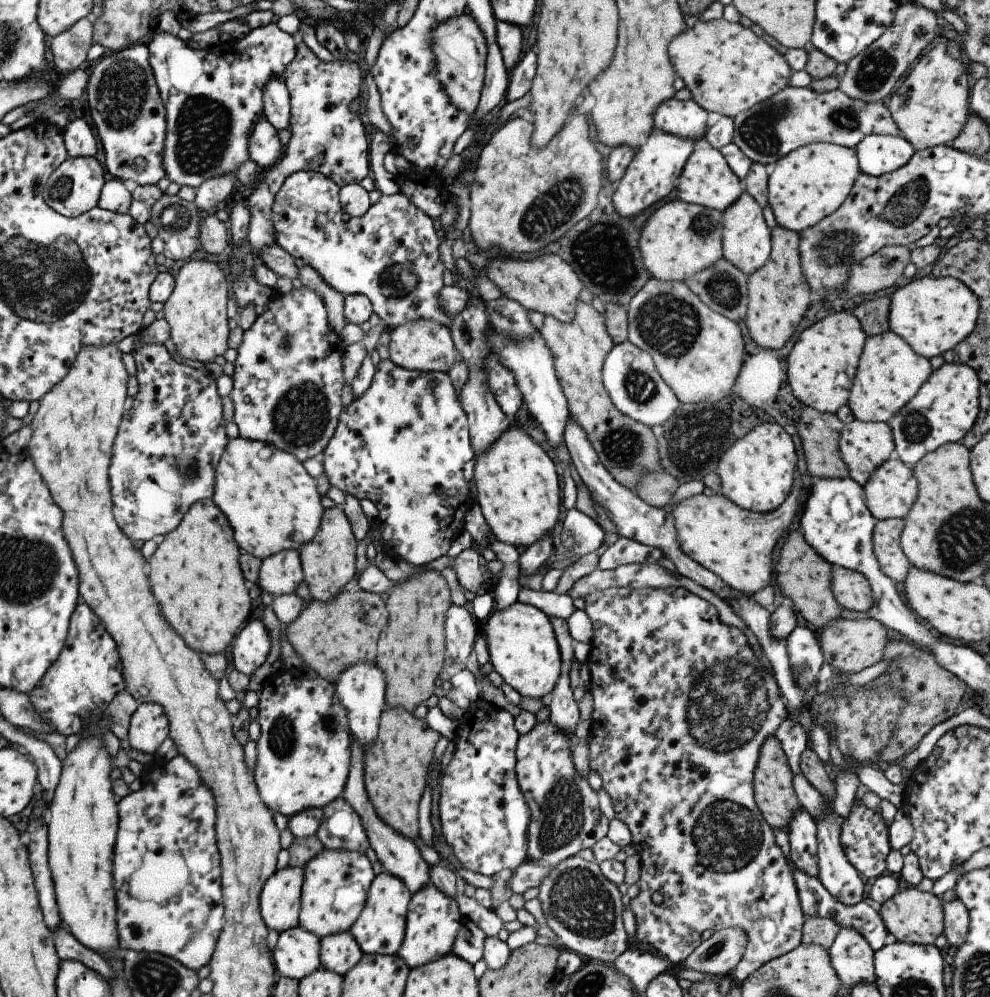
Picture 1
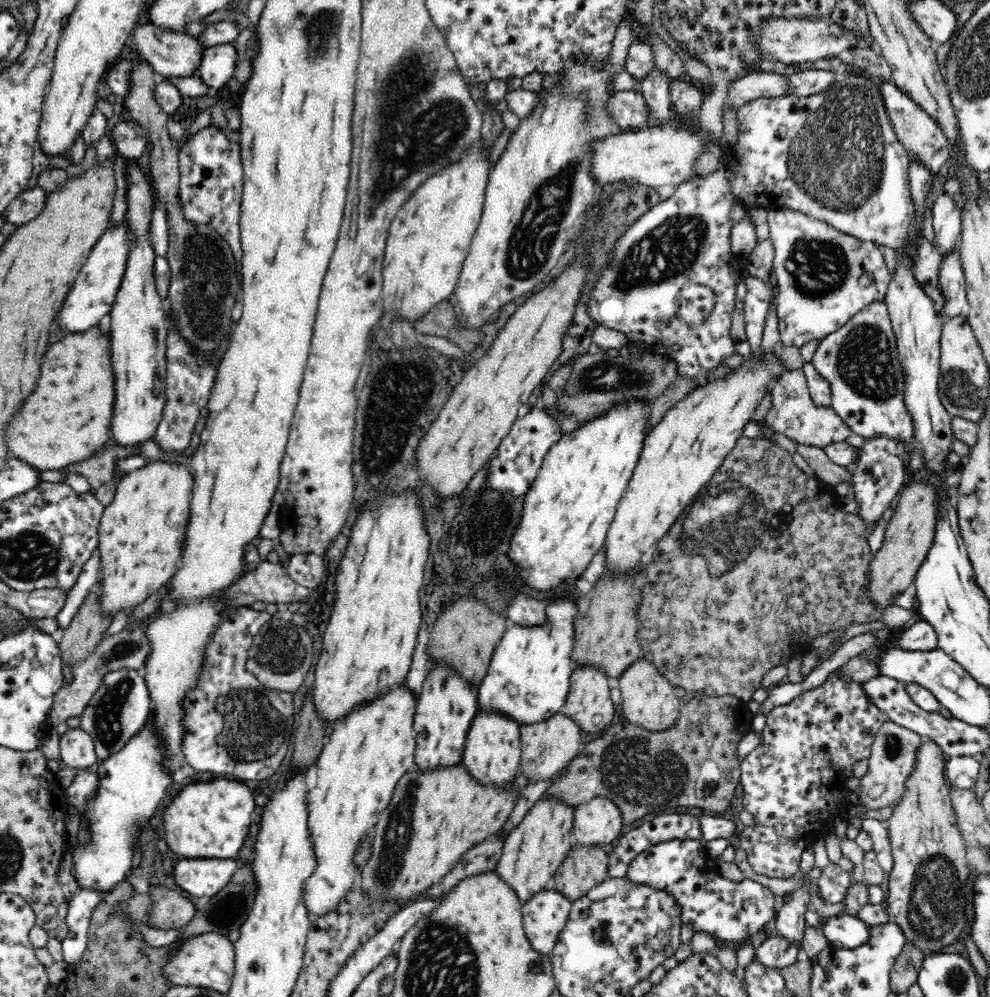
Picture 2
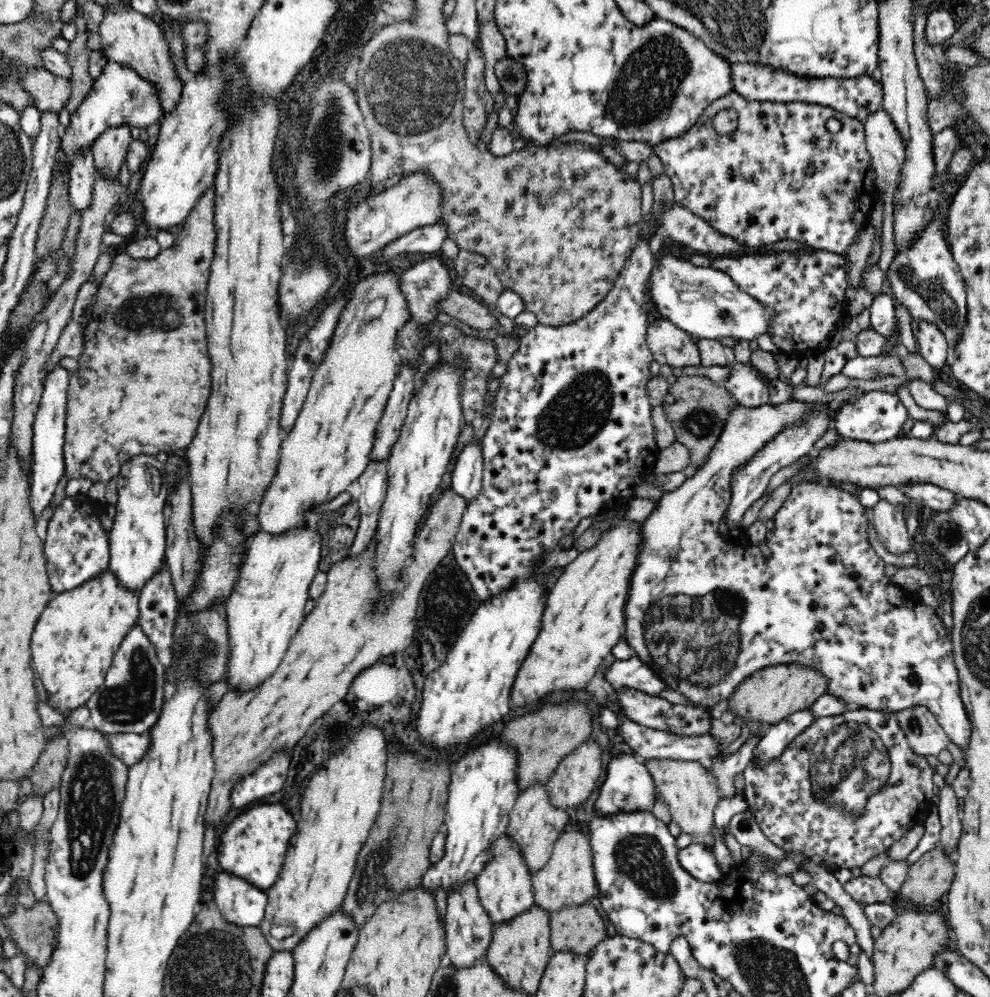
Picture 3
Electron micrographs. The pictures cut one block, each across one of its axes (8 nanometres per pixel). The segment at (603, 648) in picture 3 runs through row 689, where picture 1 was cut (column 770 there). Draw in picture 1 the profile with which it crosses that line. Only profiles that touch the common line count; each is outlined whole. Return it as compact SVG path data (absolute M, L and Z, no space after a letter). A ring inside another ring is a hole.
M796 472L788 498L776 510L758 513L740 508L724 495L699 494L682 500L671 510L678 532L678 544L685 552L723 580L728 586L746 595L754 595L772 582L772 552L784 538L788 526L798 512L801 497L807 495Z

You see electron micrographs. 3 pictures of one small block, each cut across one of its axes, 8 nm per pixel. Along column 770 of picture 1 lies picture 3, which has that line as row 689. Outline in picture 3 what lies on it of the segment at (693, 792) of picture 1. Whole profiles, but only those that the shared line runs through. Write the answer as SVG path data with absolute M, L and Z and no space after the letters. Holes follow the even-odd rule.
M790 398L788 401L784 401L783 403L772 405L772 403L768 403L758 408L748 408L744 405L737 404L733 406L733 409L729 412L728 420L725 422L724 428L716 441L716 444L712 447L710 454L708 454L706 462L697 469L696 473L684 481L684 484L680 486L680 488L676 488L676 490L672 490L670 492L663 493L663 495L656 502L656 506L654 506L655 510L653 514L650 514L646 521L643 521L641 524L641 533L643 534L643 542L641 543L641 552L639 553L638 562L636 562L636 568L634 568L634 573L631 579L631 590L628 595L628 600L626 600L626 606L624 606L624 632L622 632L622 637L625 638L625 643L628 644L637 655L637 658L640 658L642 662L650 665L652 669L656 671L658 677L660 679L664 679L664 683L666 683L666 688L670 688L672 690L676 690L680 694L683 694L688 698L688 700L692 700L695 703L702 705L705 709L708 710L714 703L718 704L724 698L728 698L732 696L733 692L738 688L738 685L751 674L754 674L757 670L762 670L767 666L774 666L779 664L786 663L800 663L802 665L806 665L808 667L812 667L812 669L816 669L824 675L826 675L826 679L828 679L828 688L826 688L826 693L830 693L830 695L834 695L834 697L840 697L840 699L844 699L848 706L858 706L858 707L868 707L870 710L879 710L884 713L897 713L902 710L906 710L908 708L914 708L914 706L925 706L928 710L932 711L932 714L936 717L936 720L939 722L939 725L945 730L951 742L957 744L963 750L967 747L968 739L971 735L971 724L968 718L968 713L966 712L962 697L961 690L959 685L959 676L957 673L957 668L954 662L954 648L952 647L951 638L949 635L948 628L942 623L941 618L932 611L930 605L926 605L926 603L922 600L916 599L916 595L912 592L906 591L904 588L900 588L898 586L893 585L891 582L891 578L886 576L884 571L885 562L880 559L880 556L874 549L872 549L872 545L870 545L870 541L868 541L868 518L865 514L865 509L860 504L858 497L851 495L848 491L844 491L842 489L838 489L838 487L832 487L832 485L826 485L822 482L799 482L791 488L790 494L787 496L786 500L781 506L780 512L775 515L774 525L775 529L767 532L766 543L770 548L770 556L764 557L761 554L761 550L759 547L752 546L749 539L748 534L745 532L741 533L741 536L736 539L732 537L731 531L729 534L724 534L724 530L720 530L720 520L723 519L725 512L727 511L727 507L730 504L730 500L732 498L732 489L730 488L730 482L732 482L732 474L736 472L736 468L740 466L740 464L746 464L750 458L754 458L756 454L758 454L758 450L768 442L768 440L772 440L776 434L780 434L784 428L792 428L790 424L796 424L796 422L800 422L800 420L806 420L808 418L808 414L810 414L810 410L812 410L812 406L814 406L813 402L806 401L798 401L796 398Z

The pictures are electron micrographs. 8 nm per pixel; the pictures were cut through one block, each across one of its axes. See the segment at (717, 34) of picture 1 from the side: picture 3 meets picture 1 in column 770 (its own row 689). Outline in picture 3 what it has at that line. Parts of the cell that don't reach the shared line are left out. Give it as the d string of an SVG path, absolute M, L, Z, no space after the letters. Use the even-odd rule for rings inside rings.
M104 570L96 578L80 584L73 590L60 593L45 606L40 618L36 621L34 632L30 636L33 670L38 672L44 688L49 694L48 705L64 715L82 704L86 704L92 694L105 681L105 676L113 657L116 655L128 630L138 623L139 592L125 588L125 585L111 572Z

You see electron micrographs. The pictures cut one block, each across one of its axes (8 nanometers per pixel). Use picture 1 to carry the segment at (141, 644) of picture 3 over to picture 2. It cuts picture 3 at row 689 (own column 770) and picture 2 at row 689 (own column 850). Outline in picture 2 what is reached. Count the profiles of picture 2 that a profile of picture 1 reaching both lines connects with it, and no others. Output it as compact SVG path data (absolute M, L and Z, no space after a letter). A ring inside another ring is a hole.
M129 668L112 670L104 676L102 684L92 696L92 700L81 714L82 730L93 740L95 753L100 760L109 759L143 728L152 712L152 699L145 678L137 671Z

